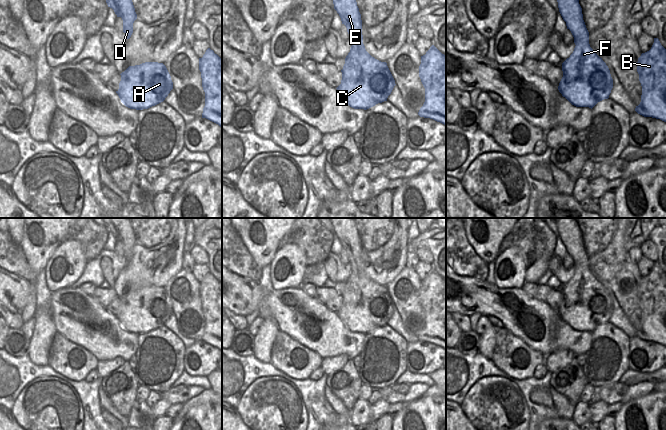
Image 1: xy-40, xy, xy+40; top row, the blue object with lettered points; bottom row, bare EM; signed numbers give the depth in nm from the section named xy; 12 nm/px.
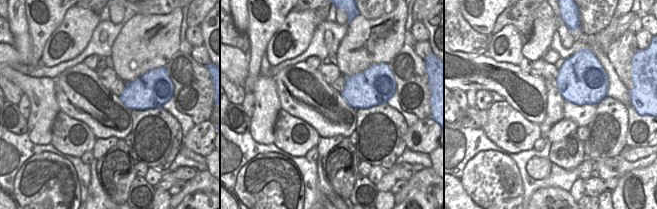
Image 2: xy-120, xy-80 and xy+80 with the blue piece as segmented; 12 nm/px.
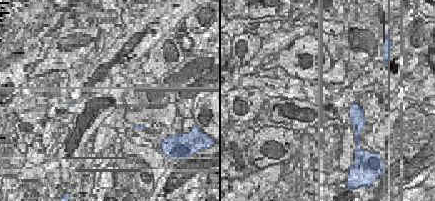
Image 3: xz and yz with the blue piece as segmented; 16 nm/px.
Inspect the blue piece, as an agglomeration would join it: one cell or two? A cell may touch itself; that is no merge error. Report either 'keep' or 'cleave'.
cleave

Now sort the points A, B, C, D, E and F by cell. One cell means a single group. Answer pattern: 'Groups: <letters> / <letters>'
Groups: A C F / B D E

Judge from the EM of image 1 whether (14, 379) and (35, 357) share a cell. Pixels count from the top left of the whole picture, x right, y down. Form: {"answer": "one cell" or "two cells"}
{"answer": "two cells"}

